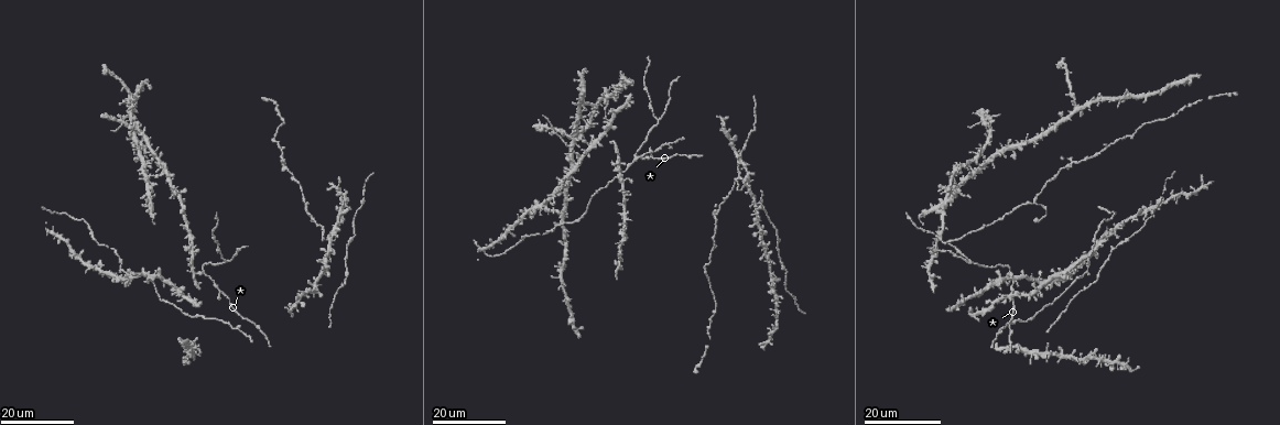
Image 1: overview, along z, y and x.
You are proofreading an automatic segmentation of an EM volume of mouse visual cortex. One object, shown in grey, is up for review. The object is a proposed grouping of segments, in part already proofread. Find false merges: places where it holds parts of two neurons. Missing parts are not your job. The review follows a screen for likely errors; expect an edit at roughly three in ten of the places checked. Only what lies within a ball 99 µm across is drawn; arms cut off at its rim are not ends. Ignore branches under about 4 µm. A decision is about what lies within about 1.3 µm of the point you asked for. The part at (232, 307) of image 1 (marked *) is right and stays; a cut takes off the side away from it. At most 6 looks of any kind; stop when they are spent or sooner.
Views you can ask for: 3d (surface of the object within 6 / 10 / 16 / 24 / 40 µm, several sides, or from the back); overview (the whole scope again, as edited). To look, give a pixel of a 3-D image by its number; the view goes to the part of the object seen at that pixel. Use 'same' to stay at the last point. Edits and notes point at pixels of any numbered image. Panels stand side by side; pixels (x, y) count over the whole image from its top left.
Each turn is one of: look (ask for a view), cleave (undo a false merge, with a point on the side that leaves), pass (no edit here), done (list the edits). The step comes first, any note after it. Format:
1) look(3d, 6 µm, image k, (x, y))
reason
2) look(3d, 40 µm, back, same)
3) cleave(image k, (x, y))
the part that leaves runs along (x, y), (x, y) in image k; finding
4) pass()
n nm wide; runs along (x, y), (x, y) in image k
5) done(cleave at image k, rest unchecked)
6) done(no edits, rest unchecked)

look(3d, 24 µm, image 1, (586, 129))
three arms meet

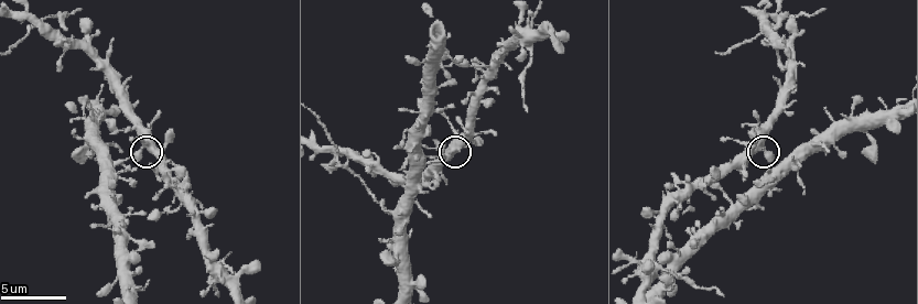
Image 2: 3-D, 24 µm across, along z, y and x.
look(3d, 6 µm, image 2, (452, 149))
zoom in

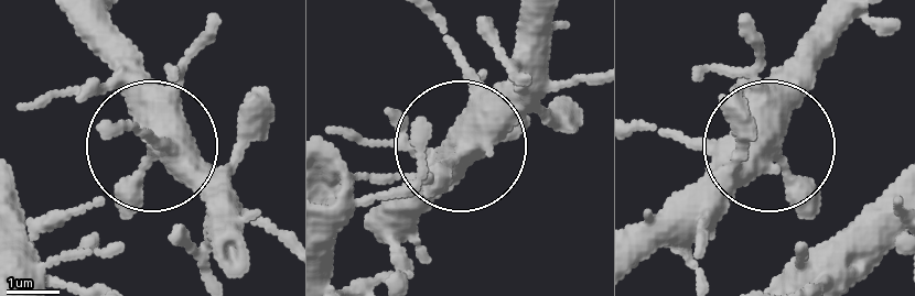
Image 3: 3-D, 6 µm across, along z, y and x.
pass()
410 nm wide; continuous, no second neuron

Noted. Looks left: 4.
look(3d, 6 µm, image 2, (528, 49))

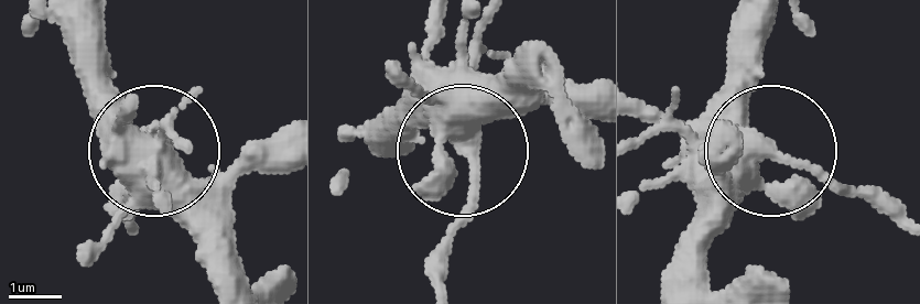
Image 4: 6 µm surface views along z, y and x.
look(3d, 6 µm, back, image 4, (774, 153))

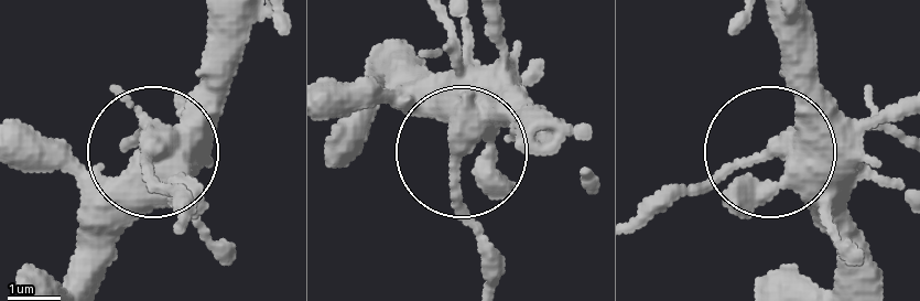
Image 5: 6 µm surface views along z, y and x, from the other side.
cleave(image 5, (149, 172))
side arm 5 µm; two neurons meet here

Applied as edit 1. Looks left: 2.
look(3d, 16 µm, image 1, (1053, 273))

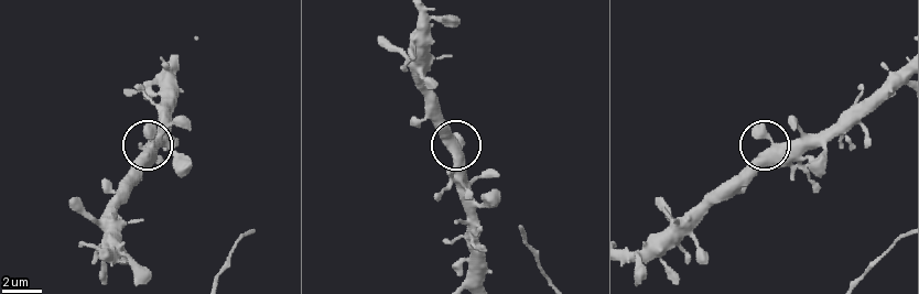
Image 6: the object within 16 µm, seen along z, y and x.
look(3d, 10 µm, image 6, (768, 136))

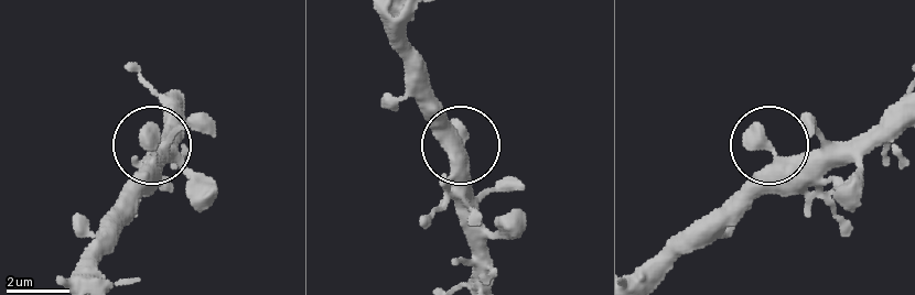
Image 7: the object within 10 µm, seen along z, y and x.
pass()
all the same neuron

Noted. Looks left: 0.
done(cleave at image 5, rest unchecked)

